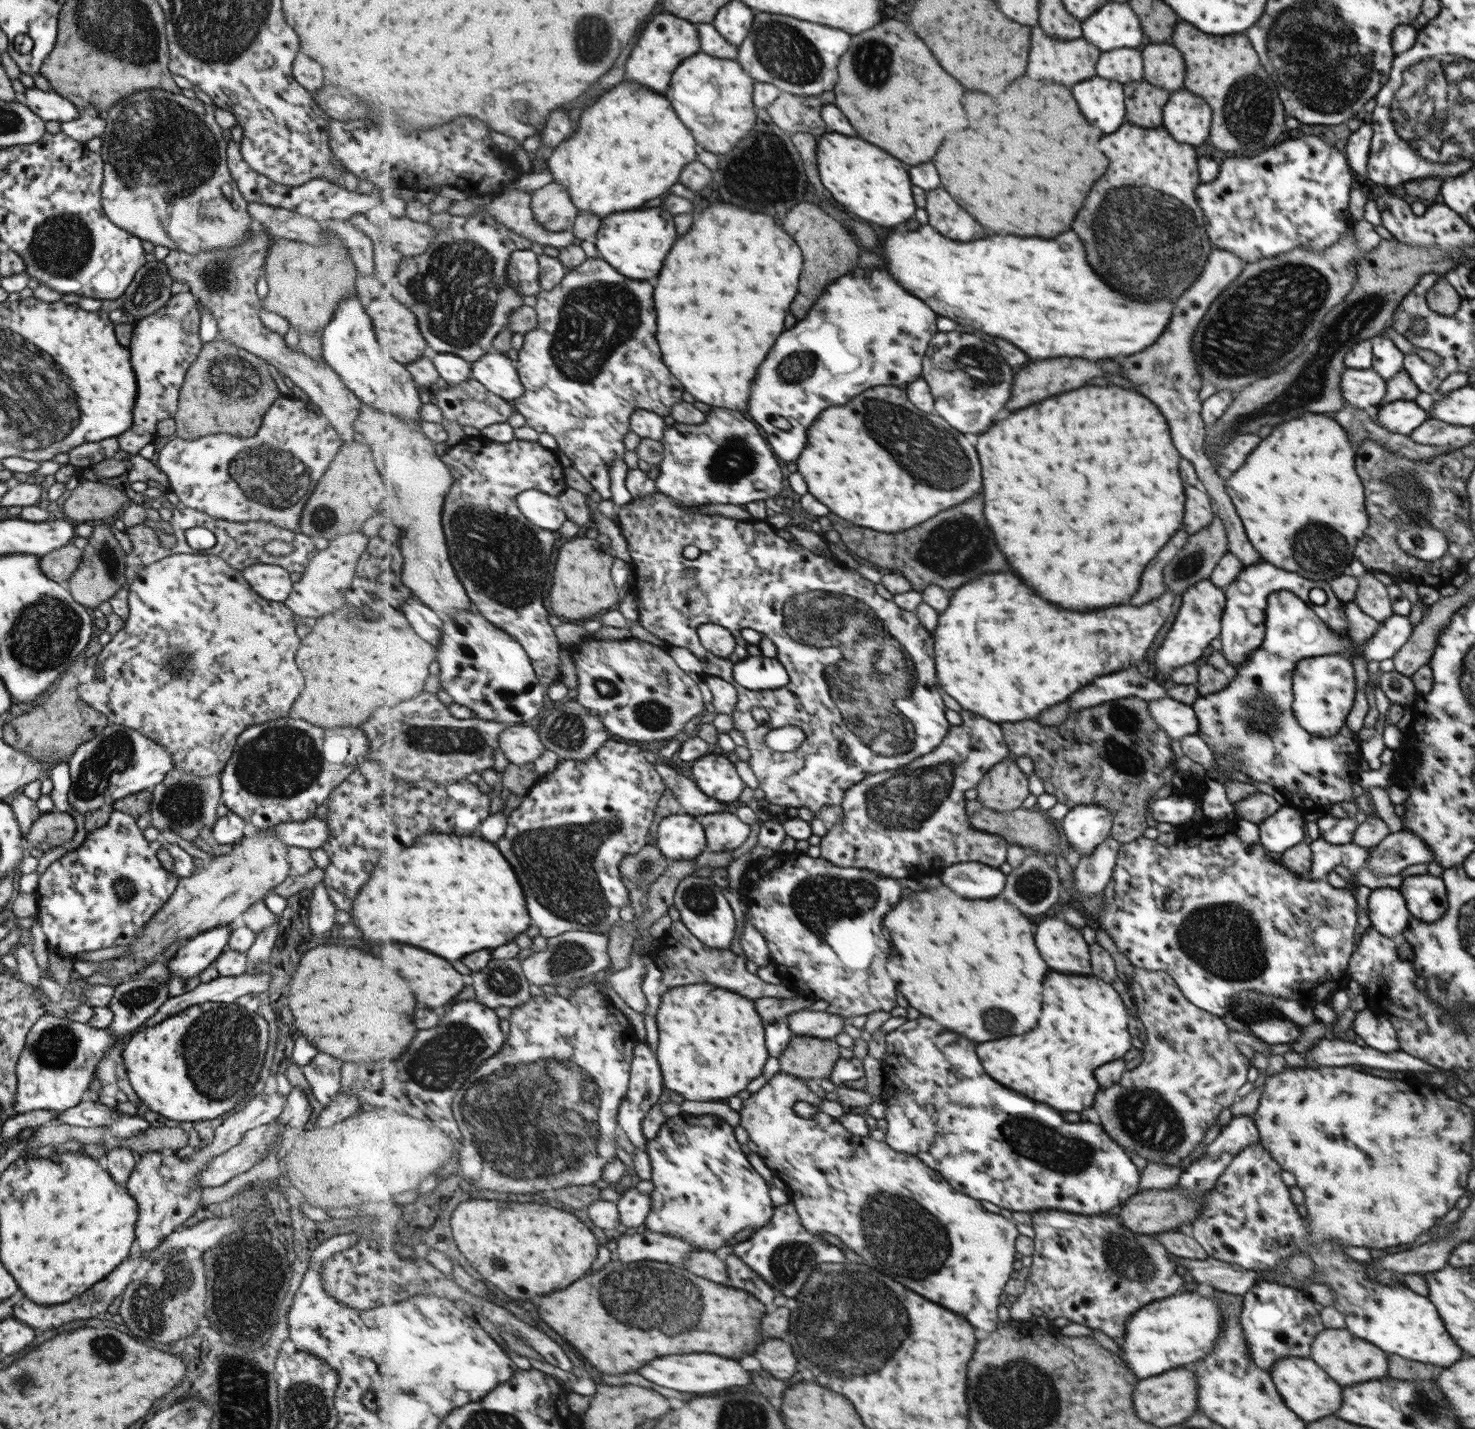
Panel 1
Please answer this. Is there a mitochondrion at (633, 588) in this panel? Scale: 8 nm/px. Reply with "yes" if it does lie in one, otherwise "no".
no

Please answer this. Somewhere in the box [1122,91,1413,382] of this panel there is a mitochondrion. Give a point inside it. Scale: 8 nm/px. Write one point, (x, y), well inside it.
(1288, 300)

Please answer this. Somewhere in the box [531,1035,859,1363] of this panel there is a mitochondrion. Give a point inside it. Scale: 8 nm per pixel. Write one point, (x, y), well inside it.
(633, 1292)

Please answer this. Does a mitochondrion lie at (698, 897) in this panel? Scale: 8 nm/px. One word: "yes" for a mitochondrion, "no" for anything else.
yes

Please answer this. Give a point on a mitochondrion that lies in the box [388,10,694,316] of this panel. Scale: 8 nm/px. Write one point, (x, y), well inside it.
(595, 33)

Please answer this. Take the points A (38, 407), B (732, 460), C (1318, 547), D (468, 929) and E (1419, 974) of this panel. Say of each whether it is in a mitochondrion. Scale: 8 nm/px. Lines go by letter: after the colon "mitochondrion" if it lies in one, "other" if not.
A: mitochondrion
B: mitochondrion
C: mitochondrion
D: other
E: other

